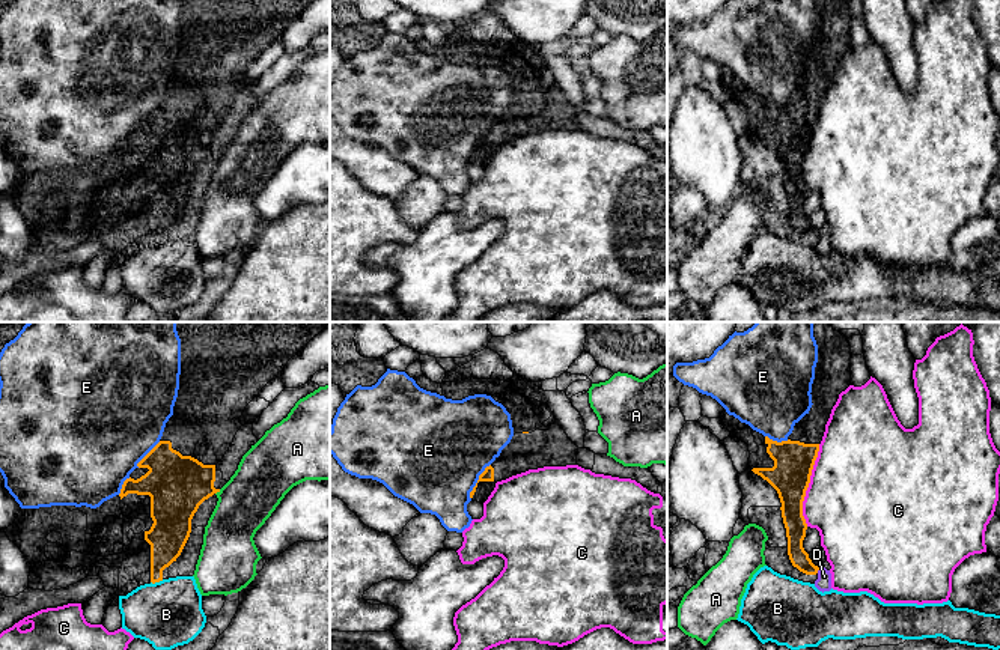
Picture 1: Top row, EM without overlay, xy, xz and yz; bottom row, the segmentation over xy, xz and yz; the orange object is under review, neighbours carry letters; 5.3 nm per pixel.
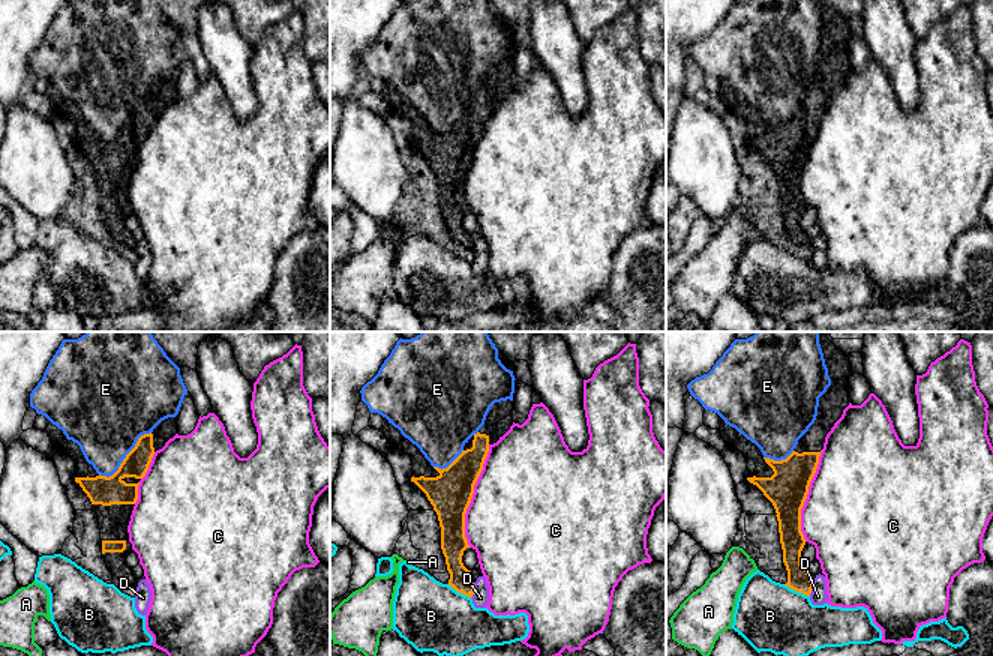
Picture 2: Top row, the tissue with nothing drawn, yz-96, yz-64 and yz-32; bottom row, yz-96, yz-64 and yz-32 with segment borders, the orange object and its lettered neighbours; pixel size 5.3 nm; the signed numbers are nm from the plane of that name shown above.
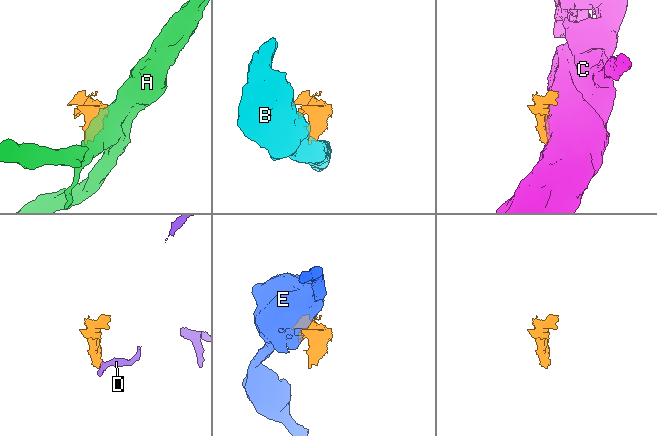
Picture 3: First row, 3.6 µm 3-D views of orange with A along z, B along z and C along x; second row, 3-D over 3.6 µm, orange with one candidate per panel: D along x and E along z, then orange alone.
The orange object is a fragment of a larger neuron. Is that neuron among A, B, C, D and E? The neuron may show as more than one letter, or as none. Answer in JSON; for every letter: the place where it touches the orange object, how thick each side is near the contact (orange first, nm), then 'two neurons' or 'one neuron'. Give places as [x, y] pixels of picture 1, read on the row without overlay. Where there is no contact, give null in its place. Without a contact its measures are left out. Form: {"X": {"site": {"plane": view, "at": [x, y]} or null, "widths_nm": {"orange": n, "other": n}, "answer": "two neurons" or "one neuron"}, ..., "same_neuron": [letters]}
{"A": {"site": {"plane": "xy", "at": [217, 154]}, "widths_nm": {"orange": 320, "other": 300}, "answer": "two neurons"}, "B": {"site": {"plane": "xy", "at": [157, 244]}, "widths_nm": {"orange": 200, "other": 360}, "answer": "two neurons"}, "C": {"site": {"plane": "yz", "at": [807, 148]}, "widths_nm": {"orange": 220, "other": 500}, "answer": "two neurons"}, "D": {"site": {"plane": "yz", "at": [818, 232]}, "widths_nm": {"orange": 110, "other": 80}, "answer": "two neurons"}, "E": {"site": {"plane": "xz", "at": [478, 145]}, "widths_nm": {"orange": 60, "other": 480}, "answer": "two neurons"}, "same_neuron": []}

